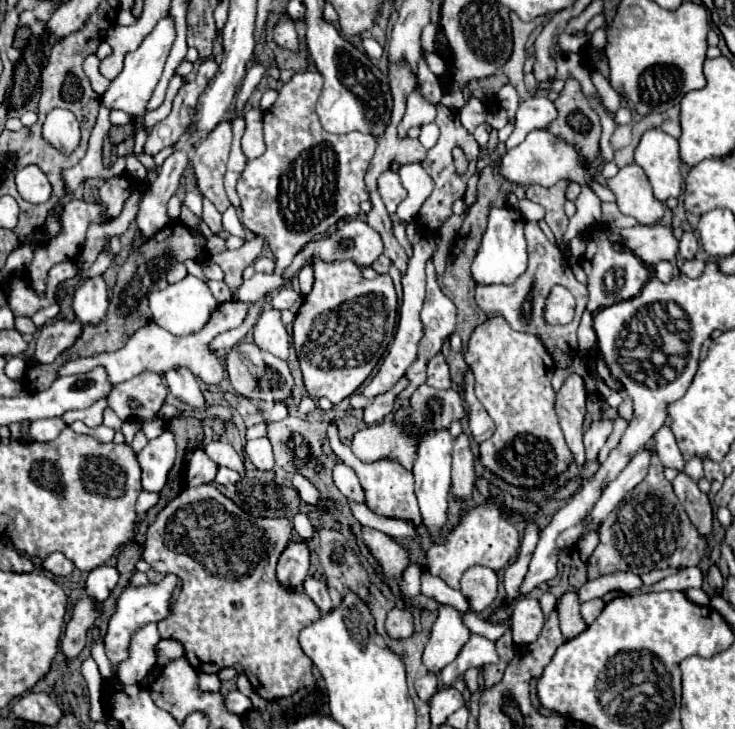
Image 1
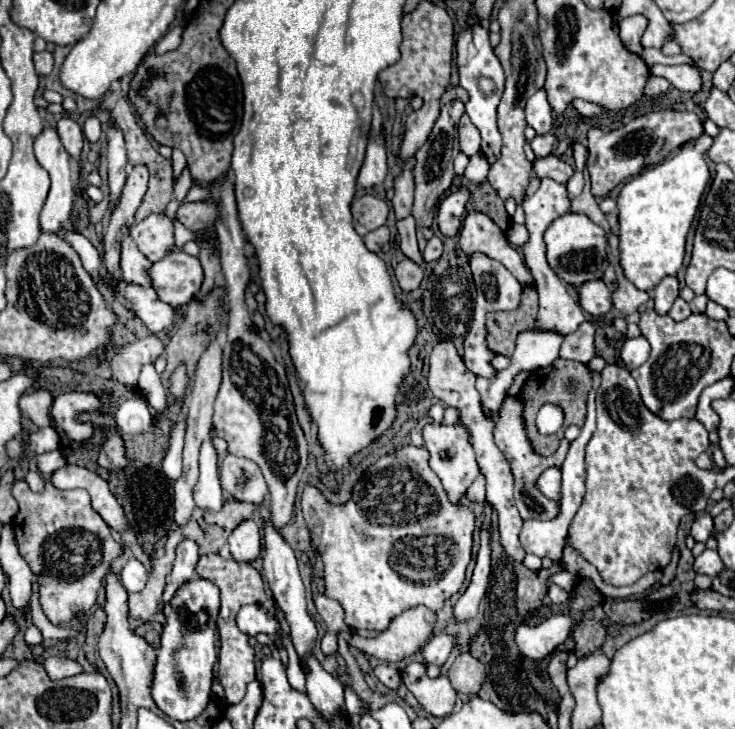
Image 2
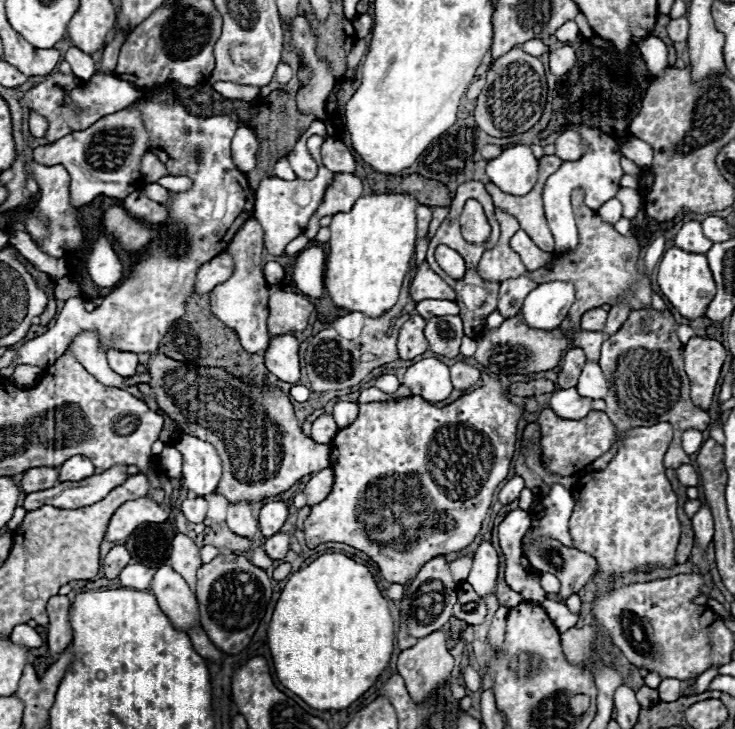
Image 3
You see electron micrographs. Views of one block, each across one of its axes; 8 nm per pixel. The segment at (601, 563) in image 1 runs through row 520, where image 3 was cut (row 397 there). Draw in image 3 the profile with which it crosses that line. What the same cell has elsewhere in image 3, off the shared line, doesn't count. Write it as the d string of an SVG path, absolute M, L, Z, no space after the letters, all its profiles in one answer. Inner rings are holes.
M655 309L632 310L628 320L620 326L620 330L610 336L602 344L600 368L606 372L610 398L620 406L606 406L606 414L616 426L616 430L628 430L636 426L652 426L658 422L670 422L674 426L674 440L664 456L666 468L680 468L680 464L688 464L690 458L682 450L682 432L688 428L706 430L710 426L708 410L698 408L690 400L690 380L684 372L684 344L678 340L678 324L674 316ZM646 324L646 328L642 328ZM676 388L676 390L674 390ZM666 404L666 406L658 406Z

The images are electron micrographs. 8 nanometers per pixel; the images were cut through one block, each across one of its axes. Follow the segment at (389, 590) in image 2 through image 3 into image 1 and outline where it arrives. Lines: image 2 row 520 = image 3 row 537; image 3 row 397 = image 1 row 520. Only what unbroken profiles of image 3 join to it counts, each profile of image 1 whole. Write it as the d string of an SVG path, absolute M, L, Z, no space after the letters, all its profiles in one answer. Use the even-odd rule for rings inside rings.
M330 428L328 438L330 438L330 448L332 448L332 452L334 452L344 464L348 464L348 466L356 472L356 476L358 476L358 480L360 480L364 492L366 492L366 506L368 506L370 510L374 510L374 512L380 514L380 516L402 518L402 520L410 520L410 522L414 522L416 526L420 526L420 510L418 510L418 502L416 502L416 496L414 496L412 472L404 470L398 462L390 462L390 460L380 460L380 462L372 462L372 464L362 464L362 462L352 454L352 450L350 450L348 446L340 444L340 440L336 438L336 430ZM486 504L486 506L470 510L468 514L462 516L456 530L452 530L442 544L436 544L434 548L430 548L426 552L424 566L430 570L430 574L440 576L454 590L460 588L462 572L466 572L474 564L488 566L492 570L506 568L510 558L518 552L520 535L514 526L510 526L502 518L504 518L504 514L498 510L496 504Z

